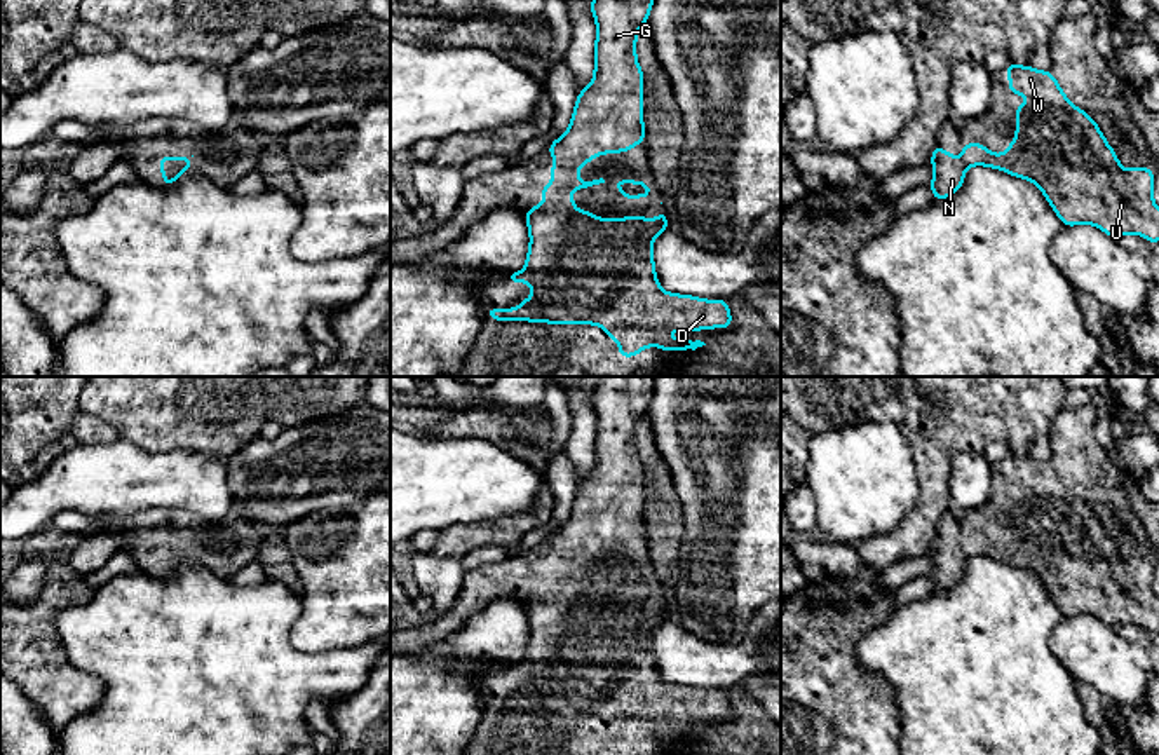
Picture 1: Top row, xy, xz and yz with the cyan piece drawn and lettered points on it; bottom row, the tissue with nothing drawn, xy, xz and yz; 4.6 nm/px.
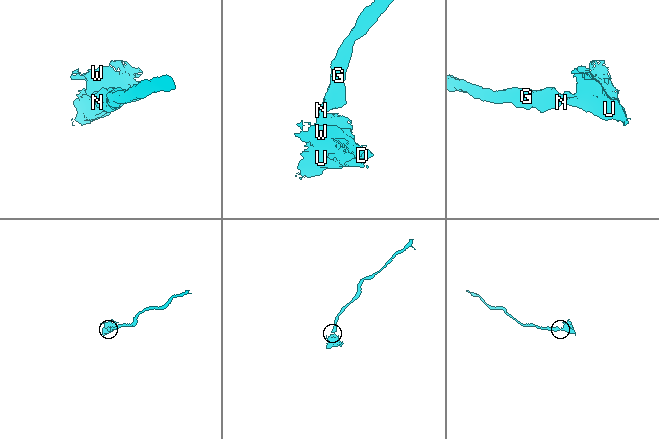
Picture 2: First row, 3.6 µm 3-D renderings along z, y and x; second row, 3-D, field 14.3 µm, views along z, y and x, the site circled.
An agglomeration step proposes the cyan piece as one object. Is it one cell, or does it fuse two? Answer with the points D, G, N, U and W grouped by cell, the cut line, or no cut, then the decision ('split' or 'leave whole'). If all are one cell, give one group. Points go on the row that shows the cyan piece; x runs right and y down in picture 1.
D G N U W | no cut | leave whole

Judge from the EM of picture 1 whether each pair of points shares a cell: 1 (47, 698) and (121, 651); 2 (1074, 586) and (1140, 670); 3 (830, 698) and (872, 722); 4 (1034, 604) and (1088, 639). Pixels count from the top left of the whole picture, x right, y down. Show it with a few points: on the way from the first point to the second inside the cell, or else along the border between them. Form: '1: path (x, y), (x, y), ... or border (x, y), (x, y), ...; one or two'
1: border (67, 661), (103, 686), (103, 698), (88, 714); two
2: border (1065, 616), (1095, 614), (1116, 630); two
3: path (840, 698), (847, 698), (861, 712); one
4: border (1065, 618), (1050, 640), (1050, 647), (1060, 663); two

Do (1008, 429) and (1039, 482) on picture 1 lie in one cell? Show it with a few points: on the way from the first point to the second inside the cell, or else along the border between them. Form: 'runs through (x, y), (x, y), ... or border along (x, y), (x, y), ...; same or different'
border along (1011, 452), (1029, 457); different

